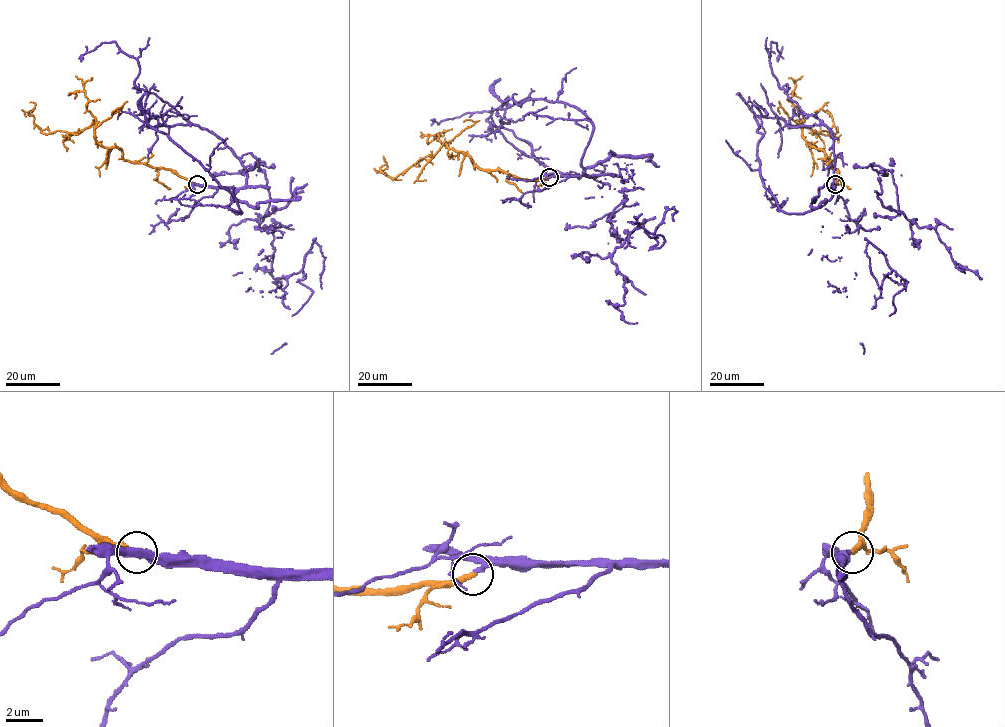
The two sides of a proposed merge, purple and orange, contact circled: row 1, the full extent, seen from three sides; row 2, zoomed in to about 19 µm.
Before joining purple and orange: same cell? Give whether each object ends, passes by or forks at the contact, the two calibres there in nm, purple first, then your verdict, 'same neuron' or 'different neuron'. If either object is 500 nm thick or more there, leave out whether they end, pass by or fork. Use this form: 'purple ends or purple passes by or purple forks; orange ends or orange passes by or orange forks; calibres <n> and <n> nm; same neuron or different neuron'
purple passes by; orange ends; calibres 220 and 320 nm; same neuron

